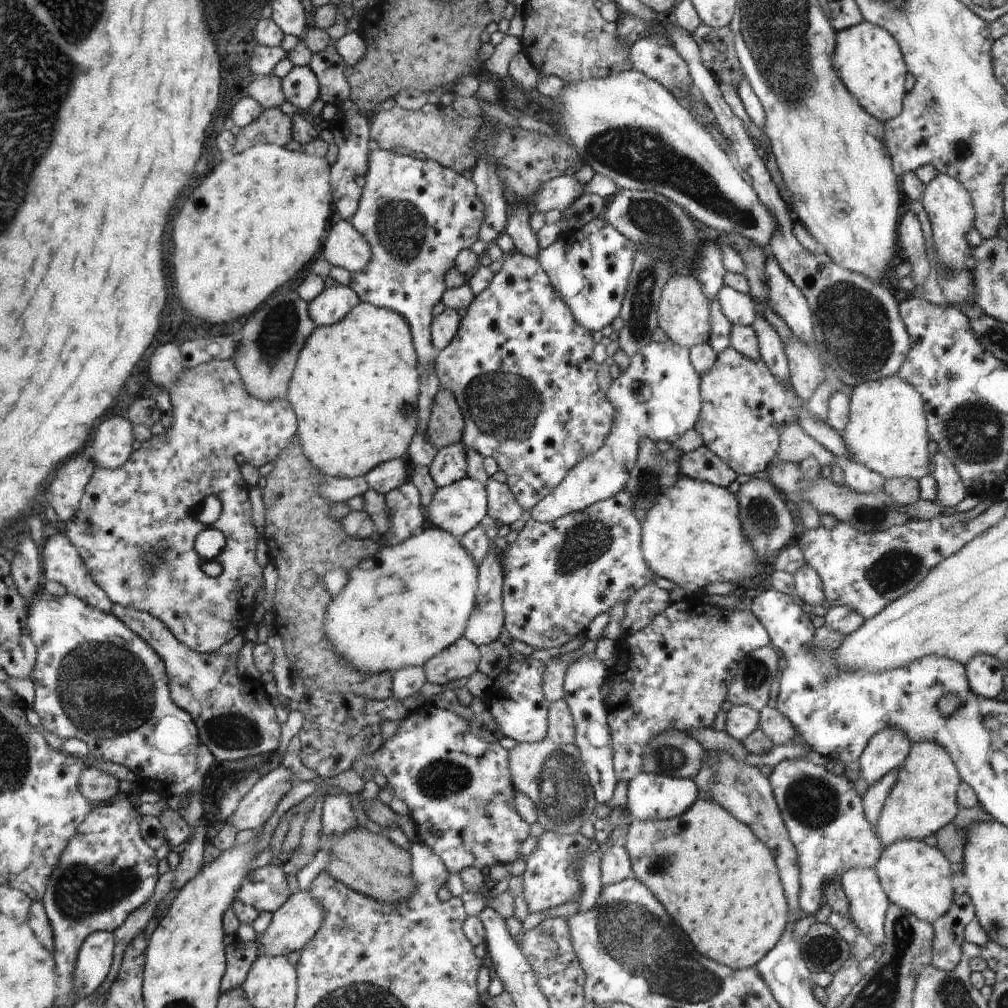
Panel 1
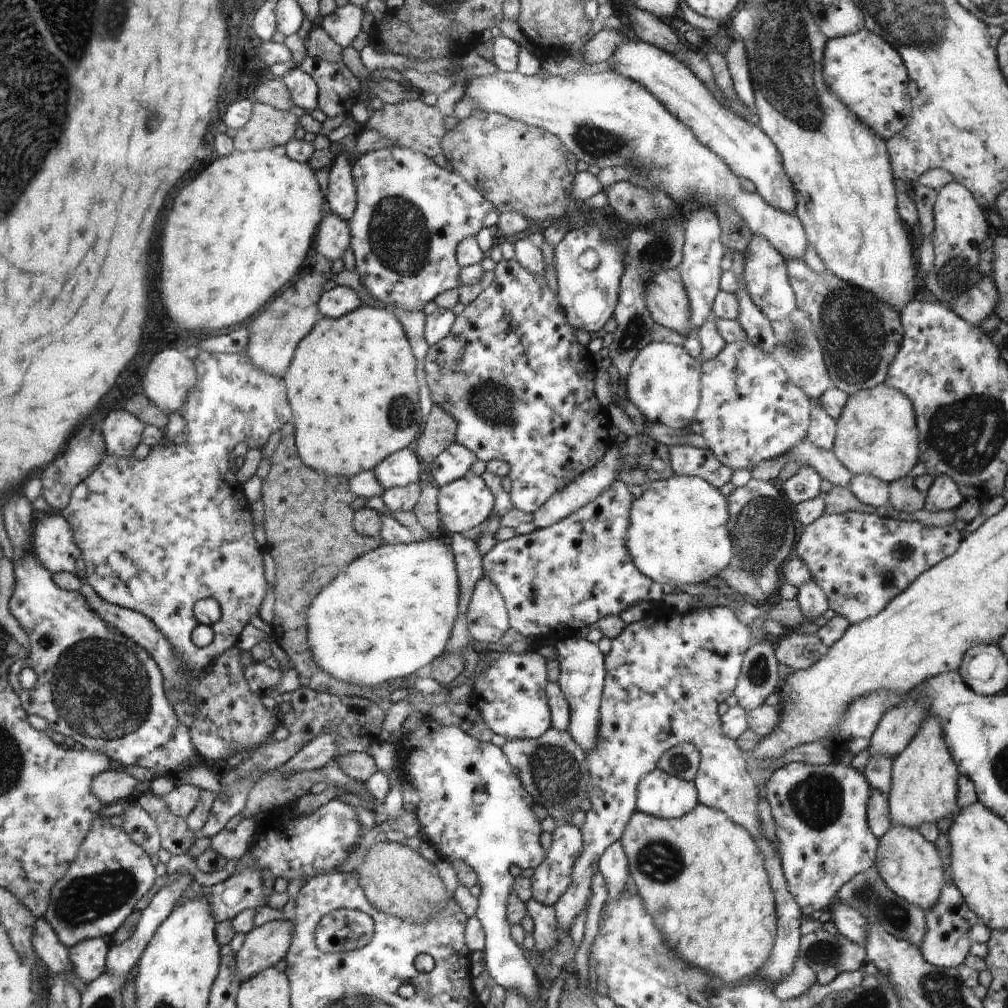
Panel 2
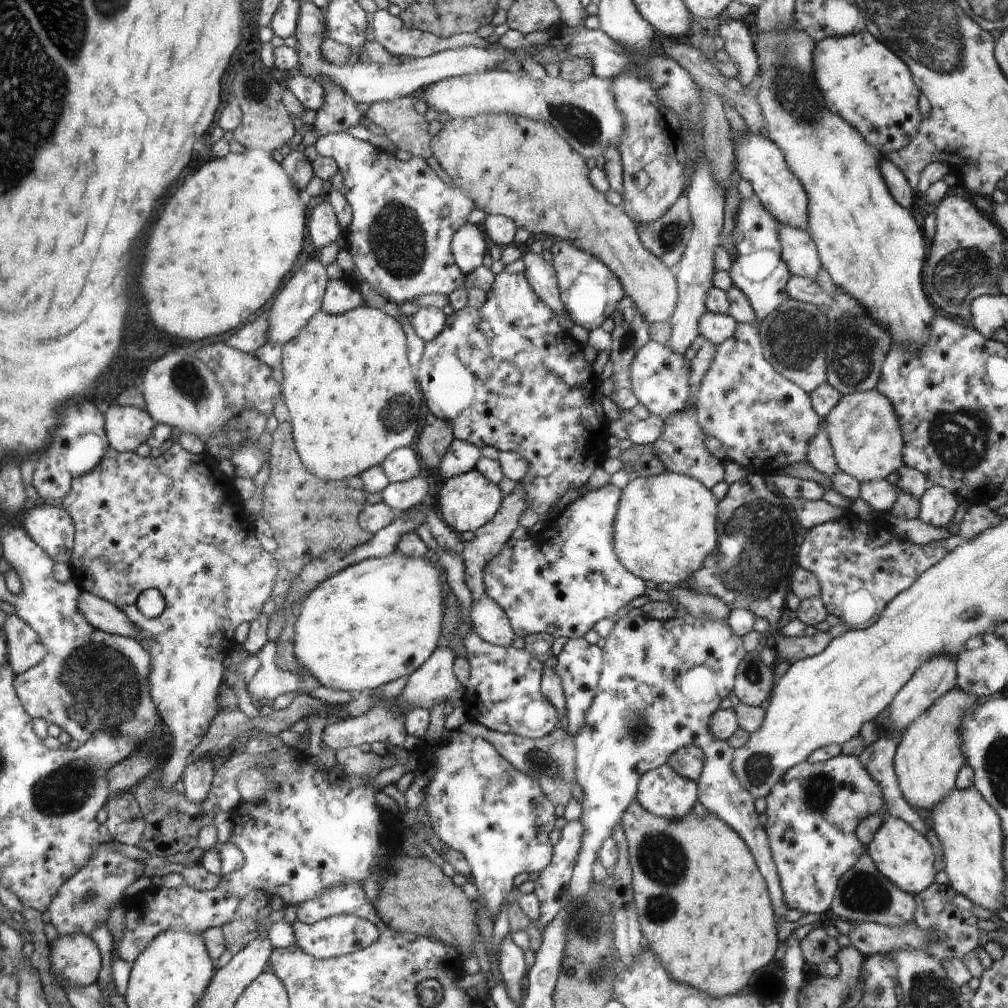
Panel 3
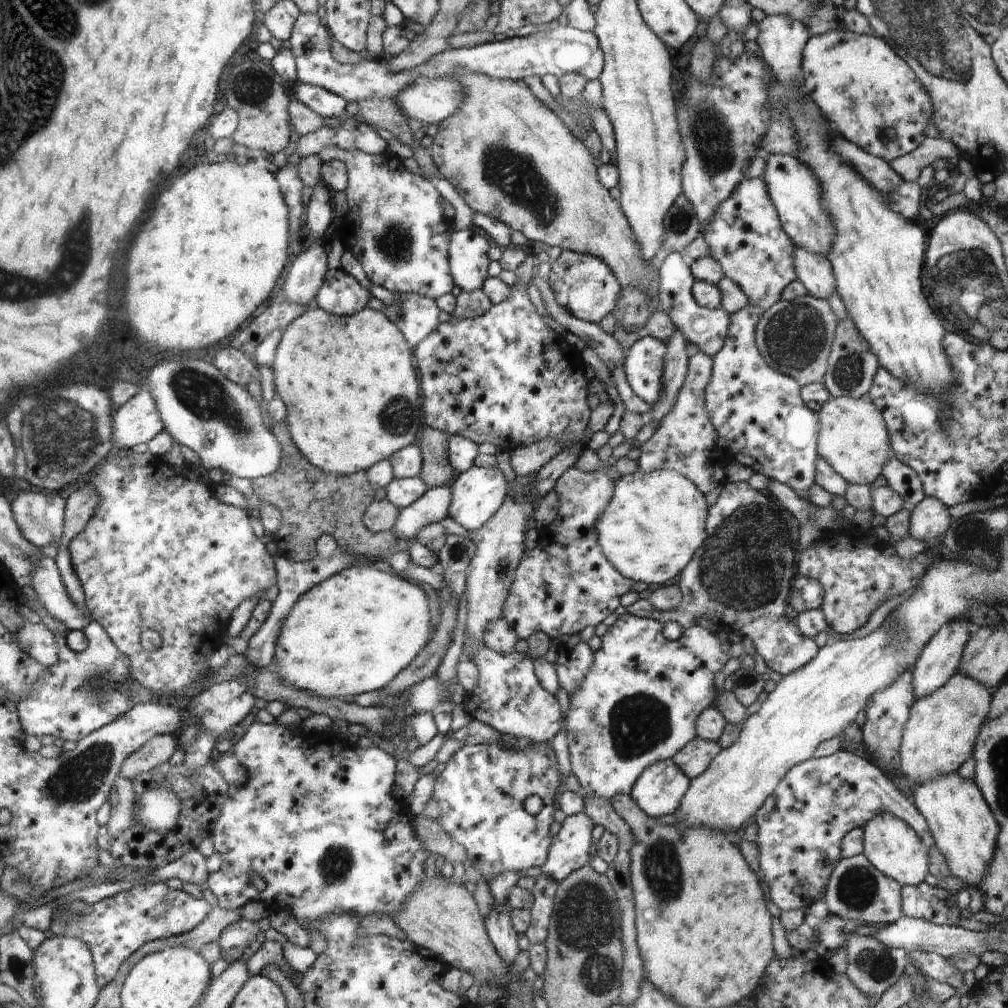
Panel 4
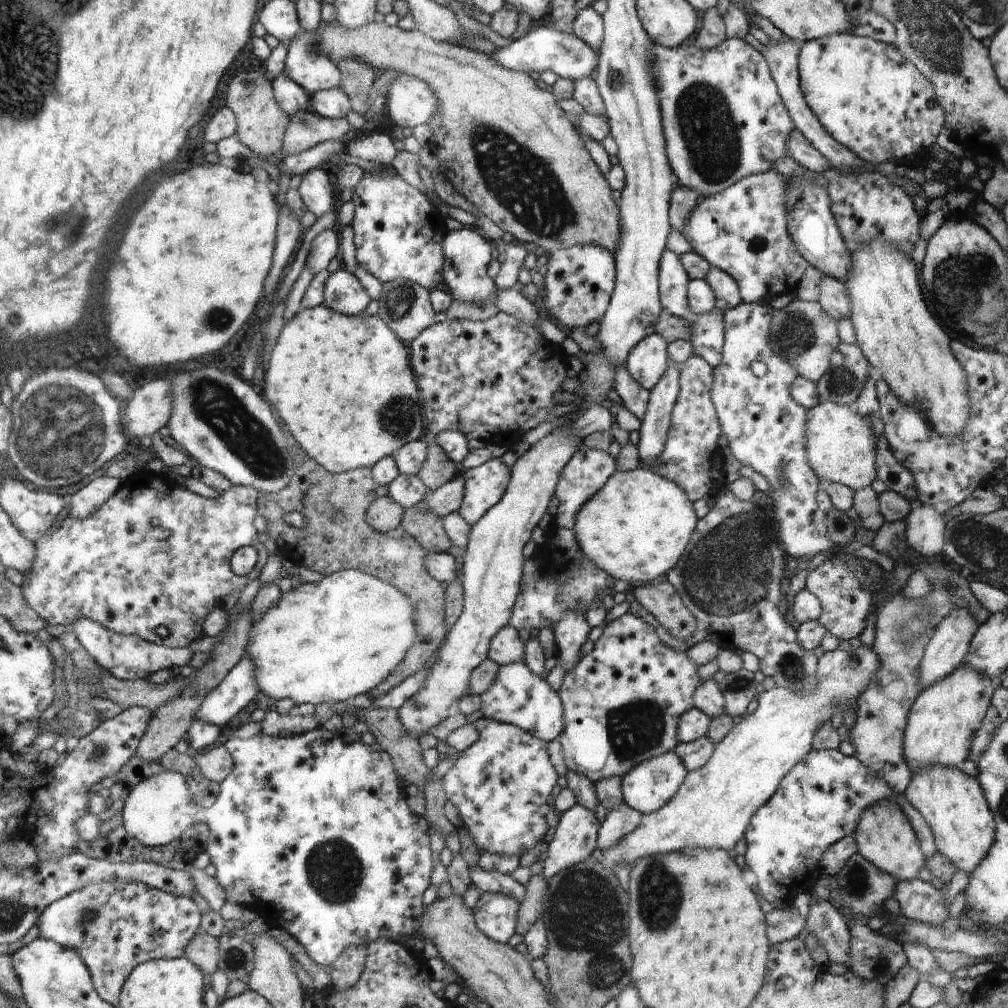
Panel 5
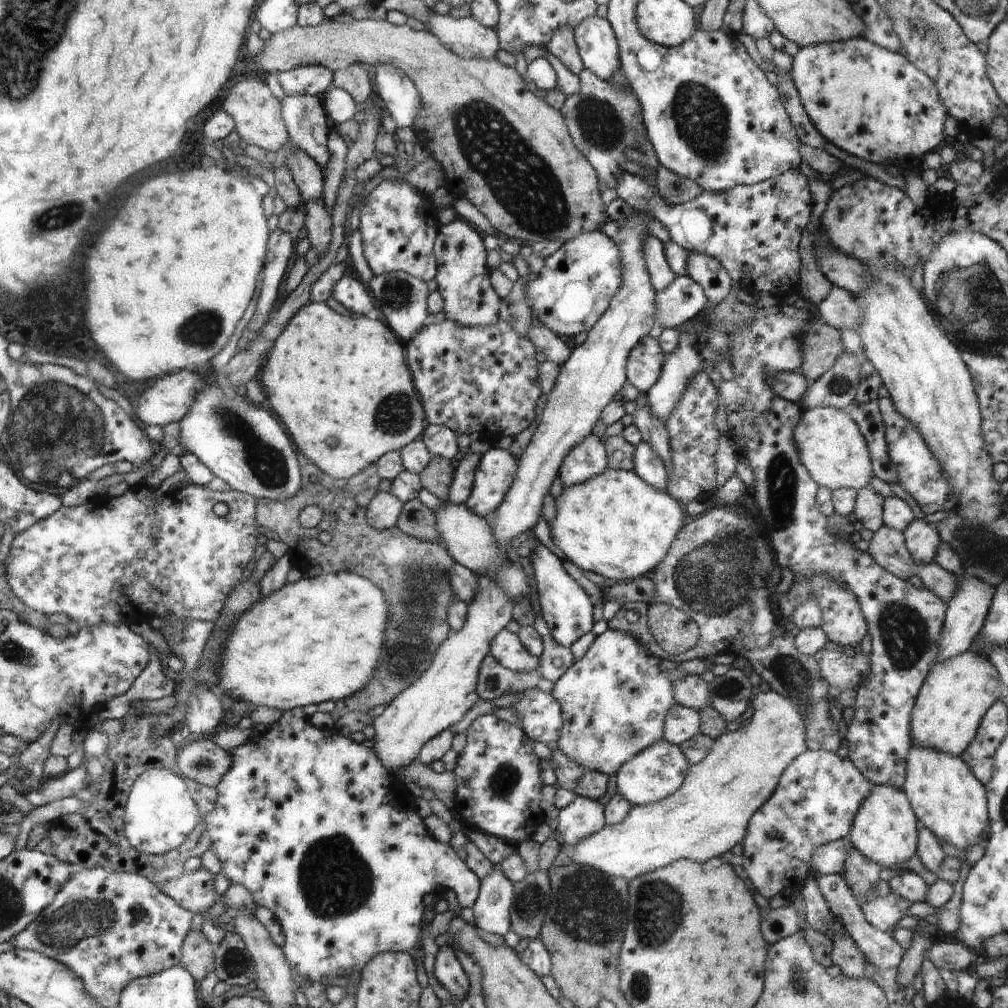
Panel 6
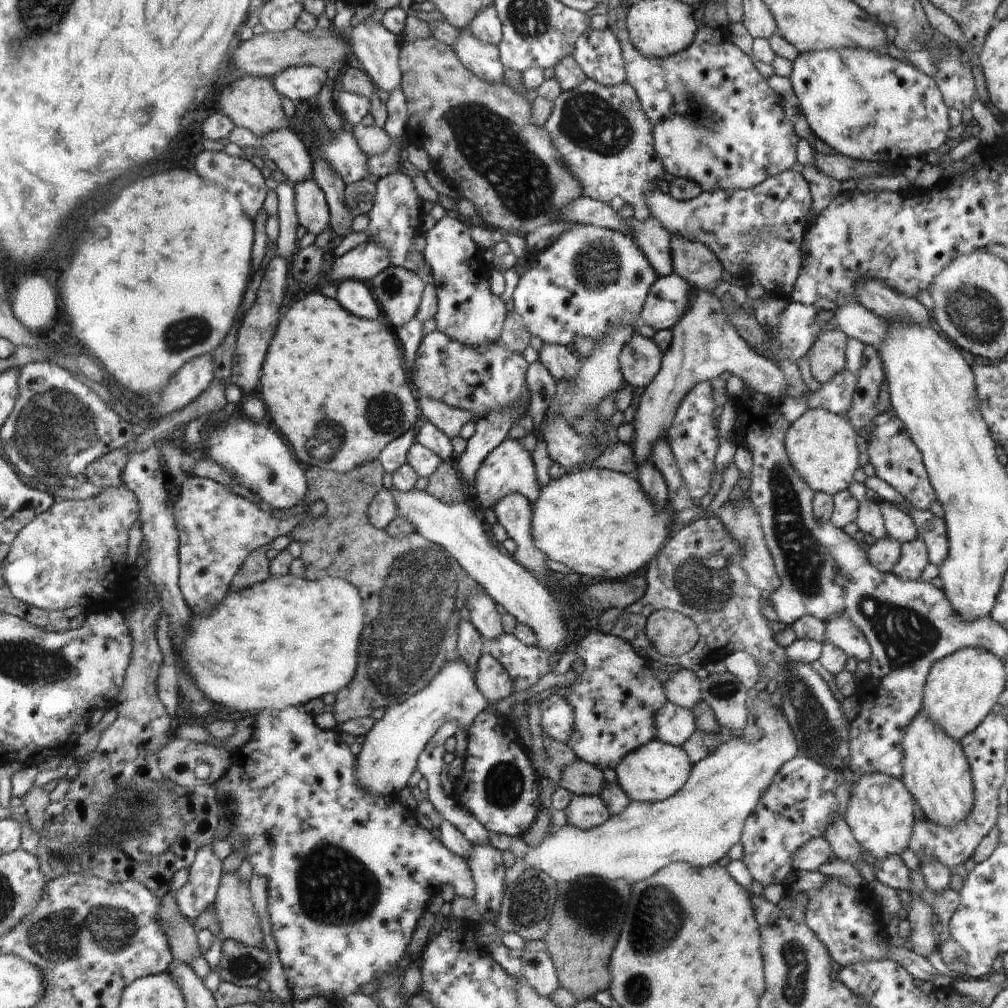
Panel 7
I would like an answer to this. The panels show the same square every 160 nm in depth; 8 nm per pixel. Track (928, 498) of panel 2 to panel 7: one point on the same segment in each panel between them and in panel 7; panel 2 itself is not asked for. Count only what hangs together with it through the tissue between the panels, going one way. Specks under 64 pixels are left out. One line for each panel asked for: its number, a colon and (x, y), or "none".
3: (937, 506)
4: (930, 519)
5: (925, 532)
6: (922, 540)
7: (914, 557)

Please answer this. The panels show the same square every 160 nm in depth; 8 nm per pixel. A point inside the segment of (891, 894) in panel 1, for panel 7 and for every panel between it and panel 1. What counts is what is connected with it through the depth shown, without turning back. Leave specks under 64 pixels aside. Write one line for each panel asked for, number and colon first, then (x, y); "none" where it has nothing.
2: (910, 865)
3: (907, 858)
4: (892, 845)
5: (885, 836)
6: (885, 829)
7: (880, 815)

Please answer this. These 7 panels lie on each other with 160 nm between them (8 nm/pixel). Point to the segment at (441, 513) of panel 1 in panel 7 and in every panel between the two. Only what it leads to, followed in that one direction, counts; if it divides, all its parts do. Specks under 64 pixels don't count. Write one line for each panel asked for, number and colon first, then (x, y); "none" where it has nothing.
2: (467, 502)
3: (467, 501)
4: (479, 492)
5: (485, 486)
6: (497, 469)
7: (507, 469)

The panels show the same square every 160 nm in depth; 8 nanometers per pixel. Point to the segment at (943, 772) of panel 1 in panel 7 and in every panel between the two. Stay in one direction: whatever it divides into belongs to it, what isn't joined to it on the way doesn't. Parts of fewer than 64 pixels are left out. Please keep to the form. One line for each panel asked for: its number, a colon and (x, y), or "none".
2: (923, 777)
3: (929, 755)
4: (941, 734)
5: (944, 720)
6: (957, 694)
7: (962, 688)

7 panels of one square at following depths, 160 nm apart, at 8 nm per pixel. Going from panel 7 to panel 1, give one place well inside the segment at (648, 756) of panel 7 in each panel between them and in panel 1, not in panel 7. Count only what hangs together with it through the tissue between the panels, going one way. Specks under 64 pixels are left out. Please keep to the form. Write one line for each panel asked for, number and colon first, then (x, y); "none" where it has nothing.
1: (651, 796)
2: (660, 794)
3: (664, 792)
4: (658, 792)
5: (651, 784)
6: (655, 773)

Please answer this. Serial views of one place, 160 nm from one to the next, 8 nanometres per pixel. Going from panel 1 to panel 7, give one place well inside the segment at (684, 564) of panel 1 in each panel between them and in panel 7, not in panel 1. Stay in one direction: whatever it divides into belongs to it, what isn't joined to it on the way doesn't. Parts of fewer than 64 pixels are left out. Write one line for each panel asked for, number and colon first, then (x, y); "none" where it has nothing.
2: (677, 531)
3: (667, 526)
4: (650, 531)
5: (636, 529)
6: (615, 524)
7: (599, 522)

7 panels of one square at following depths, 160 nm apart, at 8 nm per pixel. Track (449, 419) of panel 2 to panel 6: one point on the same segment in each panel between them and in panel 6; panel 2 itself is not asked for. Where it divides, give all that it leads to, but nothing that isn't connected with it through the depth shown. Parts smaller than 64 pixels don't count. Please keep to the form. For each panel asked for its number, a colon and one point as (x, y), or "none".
3: (436, 436)
4: (435, 472)
5: (439, 469)
6: (437, 478)

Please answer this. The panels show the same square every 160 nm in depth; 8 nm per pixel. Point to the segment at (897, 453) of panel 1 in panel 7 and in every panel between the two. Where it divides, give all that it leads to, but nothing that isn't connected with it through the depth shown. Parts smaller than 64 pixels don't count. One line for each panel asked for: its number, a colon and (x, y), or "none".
2: (876, 434)
3: (863, 428)
4: (853, 439)
5: (841, 448)
6: (832, 447)
7: (822, 446)

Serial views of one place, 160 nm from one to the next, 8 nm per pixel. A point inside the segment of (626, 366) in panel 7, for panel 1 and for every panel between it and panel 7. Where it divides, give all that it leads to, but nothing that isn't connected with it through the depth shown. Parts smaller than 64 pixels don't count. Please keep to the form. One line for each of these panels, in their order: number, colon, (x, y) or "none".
1: (659, 396)
2: (664, 381)
3: (659, 377)
4: (644, 364)
5: (648, 362)
6: (646, 361)

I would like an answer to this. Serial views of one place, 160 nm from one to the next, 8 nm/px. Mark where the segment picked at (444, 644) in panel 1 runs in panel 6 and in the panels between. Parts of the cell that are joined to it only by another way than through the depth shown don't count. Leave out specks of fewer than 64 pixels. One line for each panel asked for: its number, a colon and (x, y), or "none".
2: (391, 612)
3: (376, 621)
4: (353, 633)
5: (330, 640)
6: (317, 639)

